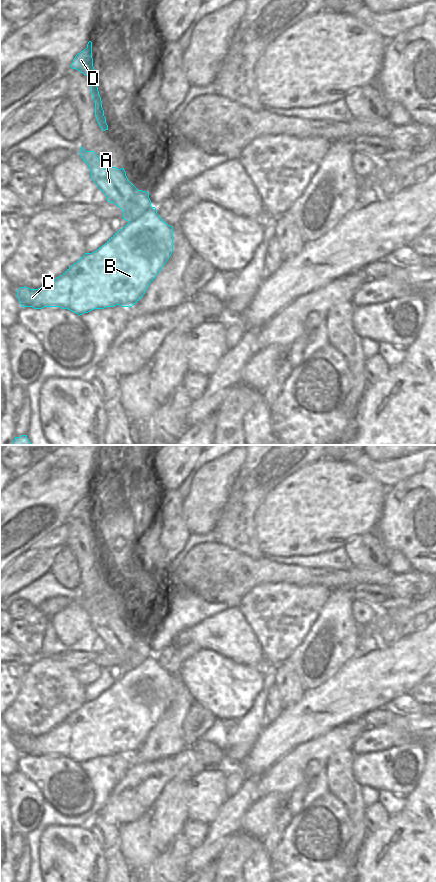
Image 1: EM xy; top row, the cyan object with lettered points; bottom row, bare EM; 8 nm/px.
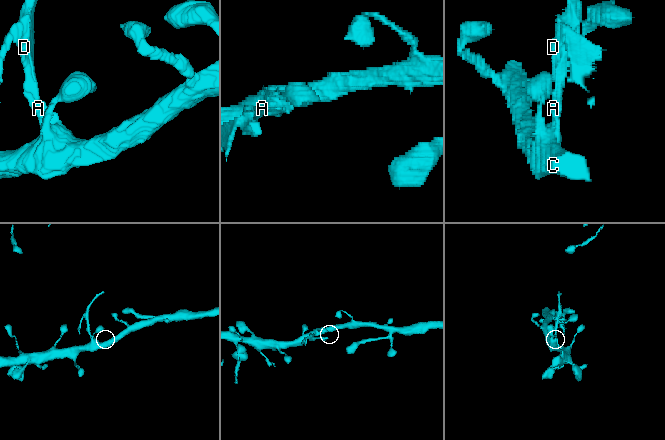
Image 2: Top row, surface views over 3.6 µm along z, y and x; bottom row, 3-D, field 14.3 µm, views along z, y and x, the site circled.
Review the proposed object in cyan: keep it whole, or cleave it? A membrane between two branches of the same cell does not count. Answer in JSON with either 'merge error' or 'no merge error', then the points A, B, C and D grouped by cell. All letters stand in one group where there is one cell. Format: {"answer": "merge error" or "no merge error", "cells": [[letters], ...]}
{"answer": "merge error", "cells": [["A", "B", "C"], ["D"]]}

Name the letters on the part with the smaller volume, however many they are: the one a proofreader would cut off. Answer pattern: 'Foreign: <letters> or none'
Foreign: D

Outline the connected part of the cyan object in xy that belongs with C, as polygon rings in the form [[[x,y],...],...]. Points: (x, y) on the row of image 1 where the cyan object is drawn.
[[[98,165],[93,166],[91,179],[105,194],[107,201],[114,203],[123,210],[123,219],[128,221],[122,229],[117,231],[104,245],[92,253],[85,253],[76,263],[71,265],[62,275],[48,285],[38,289],[20,287],[17,298],[21,307],[42,309],[44,307],[60,307],[68,309],[79,316],[94,309],[104,309],[120,305],[132,307],[145,294],[149,284],[161,271],[173,252],[173,227],[168,225],[151,206],[149,193],[138,190],[127,178],[124,168],[106,167],[102,170]]]

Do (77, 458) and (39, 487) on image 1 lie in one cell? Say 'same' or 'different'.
same

